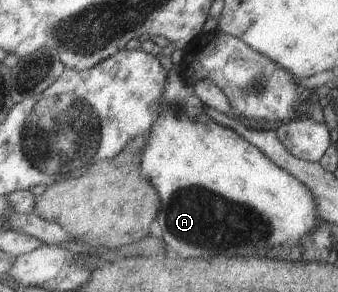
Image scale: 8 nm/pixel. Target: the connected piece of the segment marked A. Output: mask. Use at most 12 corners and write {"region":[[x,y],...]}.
{"region":[[167,71],[141,174],[178,258],[258,255],[310,192]]}

